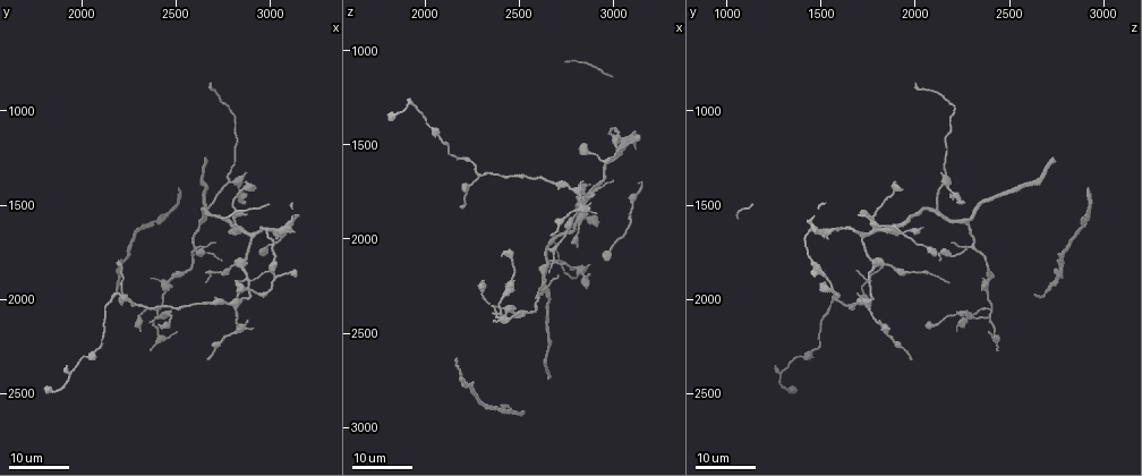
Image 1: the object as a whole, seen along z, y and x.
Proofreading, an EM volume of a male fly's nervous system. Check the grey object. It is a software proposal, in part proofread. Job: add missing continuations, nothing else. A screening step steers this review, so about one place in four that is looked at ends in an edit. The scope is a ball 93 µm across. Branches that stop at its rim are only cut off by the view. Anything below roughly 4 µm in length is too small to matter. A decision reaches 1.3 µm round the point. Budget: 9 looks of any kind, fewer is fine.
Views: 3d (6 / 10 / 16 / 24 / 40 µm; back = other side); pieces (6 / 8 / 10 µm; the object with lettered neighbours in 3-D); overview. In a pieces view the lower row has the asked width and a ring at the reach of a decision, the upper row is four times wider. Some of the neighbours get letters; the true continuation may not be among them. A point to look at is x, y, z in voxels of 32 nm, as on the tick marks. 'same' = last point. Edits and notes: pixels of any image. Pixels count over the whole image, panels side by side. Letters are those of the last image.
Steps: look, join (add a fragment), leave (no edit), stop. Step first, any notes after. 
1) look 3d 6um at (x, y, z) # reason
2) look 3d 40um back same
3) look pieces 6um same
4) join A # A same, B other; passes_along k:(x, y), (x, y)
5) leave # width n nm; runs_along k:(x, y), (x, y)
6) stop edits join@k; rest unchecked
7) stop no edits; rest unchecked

look 3d 16um at (2160, 1980, 2630) # free end

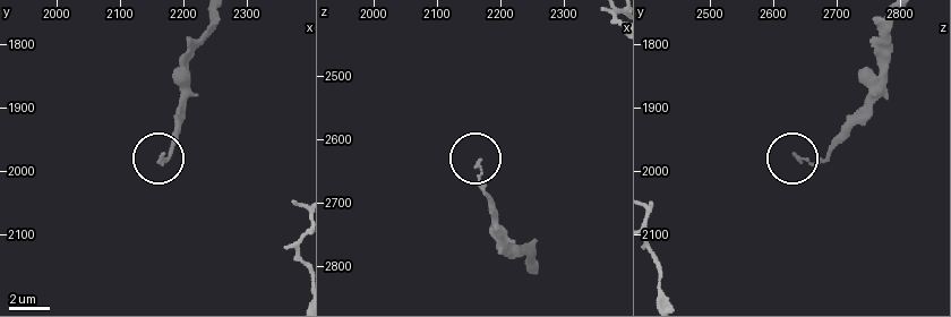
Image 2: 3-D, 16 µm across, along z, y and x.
look 3d 6um at (2160, 1980, 2640)

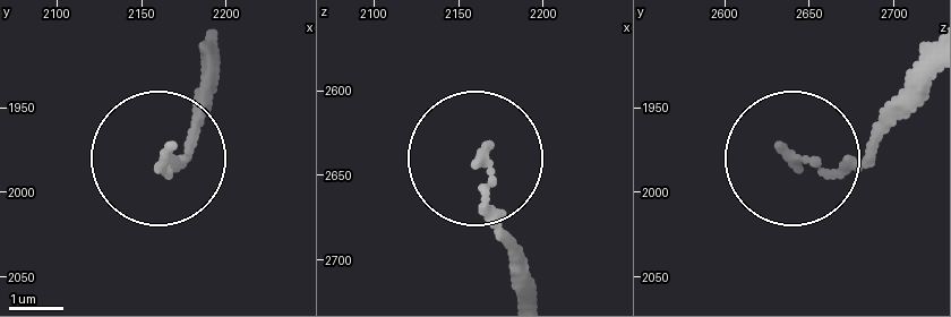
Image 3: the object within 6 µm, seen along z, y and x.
look pieces 6um at (2164, 1984, 2642) # what lies round it

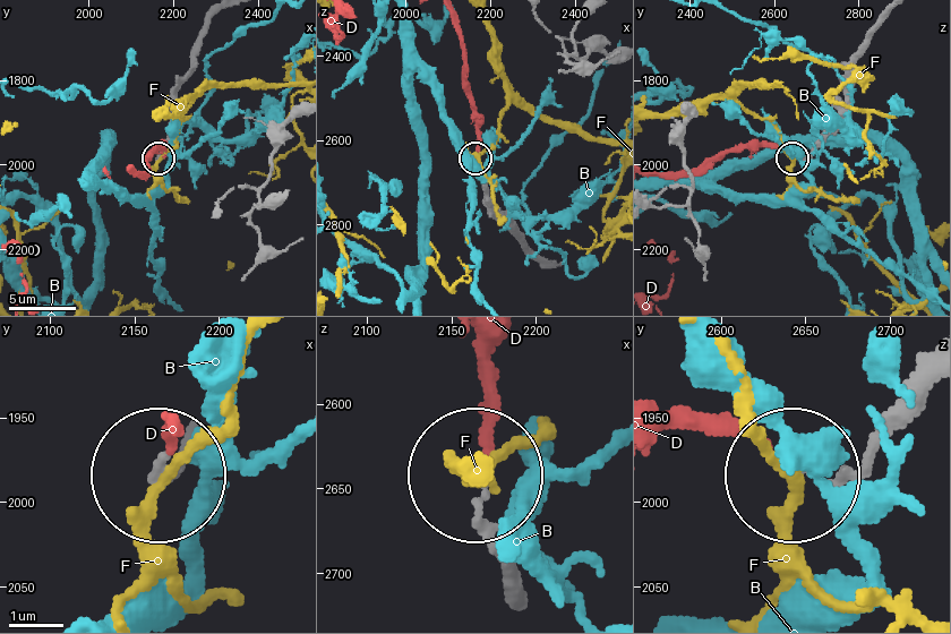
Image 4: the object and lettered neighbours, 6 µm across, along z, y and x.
join D # B other, D same, F other; the neuron continues

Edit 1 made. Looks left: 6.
look overview

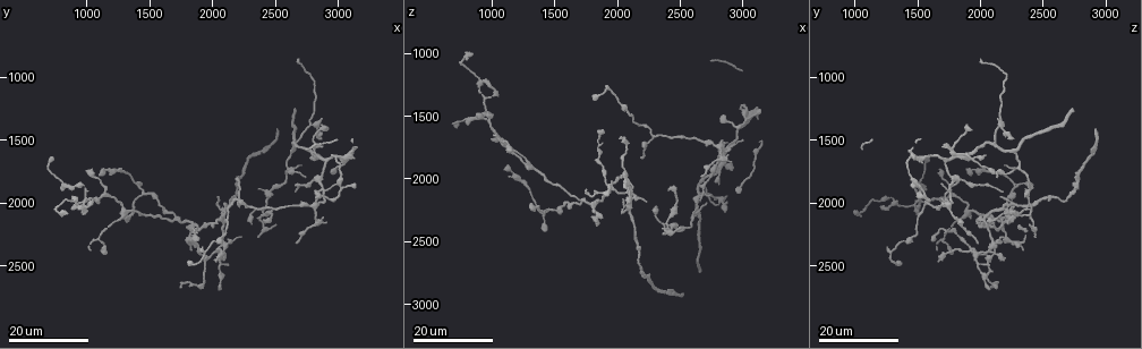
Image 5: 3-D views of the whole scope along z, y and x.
look 3d 16um at (2200, 1790, 1830) # branch stops here

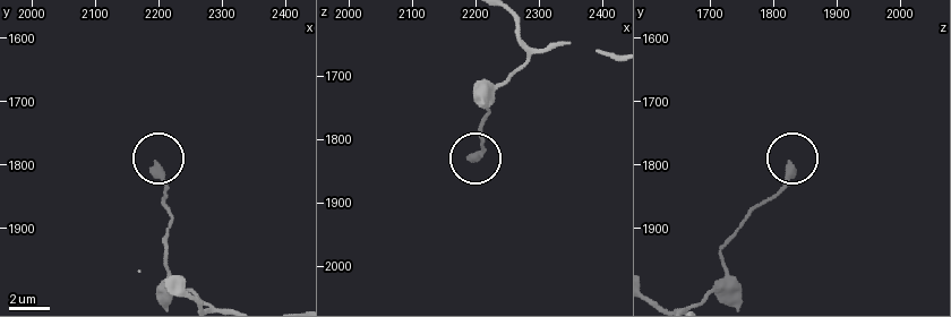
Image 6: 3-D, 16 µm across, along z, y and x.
look pieces 6um at (2195, 1800, 1825)

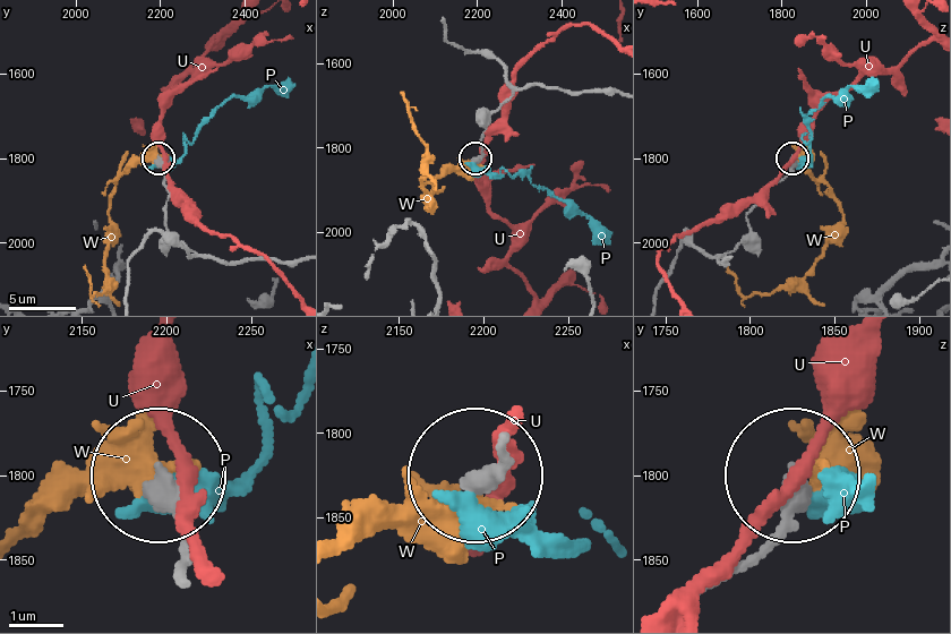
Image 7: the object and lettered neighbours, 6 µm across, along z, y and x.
leave # P other, U other, W other; runs_along 7:(685, 607), (767, 539), (789, 477); no lettered fragment goes on from it

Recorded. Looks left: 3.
look 3d 24um at (2800, 1620, 2030)

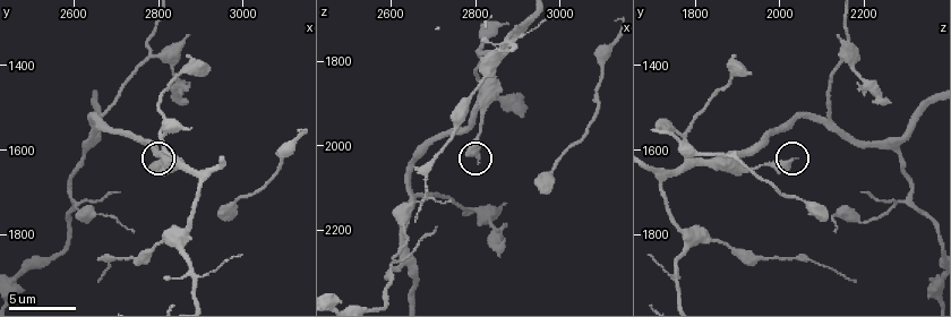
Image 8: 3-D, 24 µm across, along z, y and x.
look pieces 10um at (2805, 1625, 2040) # what lies round it

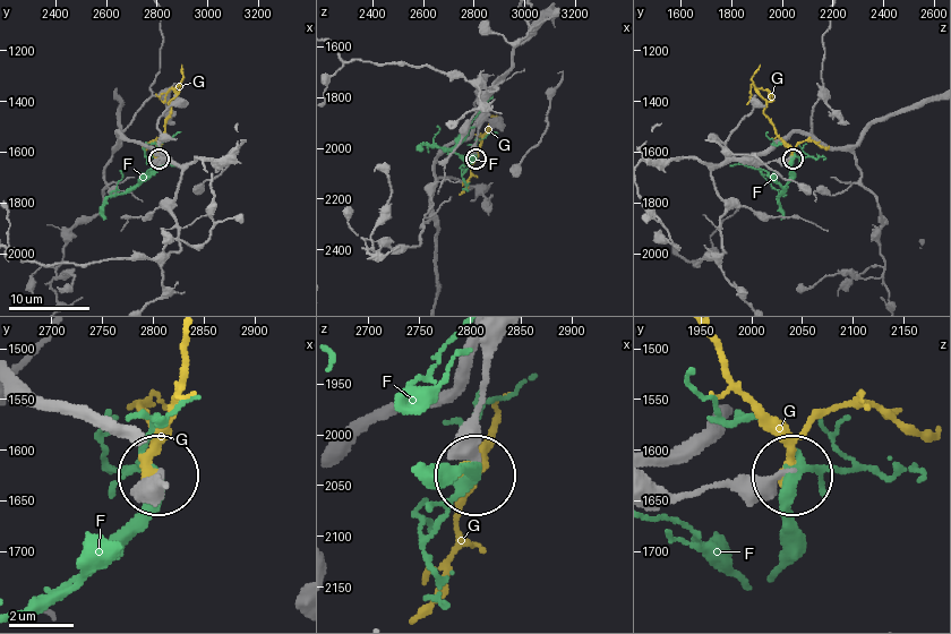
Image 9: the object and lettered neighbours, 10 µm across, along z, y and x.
leave # F other, G other; runs_along 9:(656, 480), (688, 496), (791, 472); none of them fits

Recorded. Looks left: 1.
look pieces 10um at (2965, 1765, 2105)

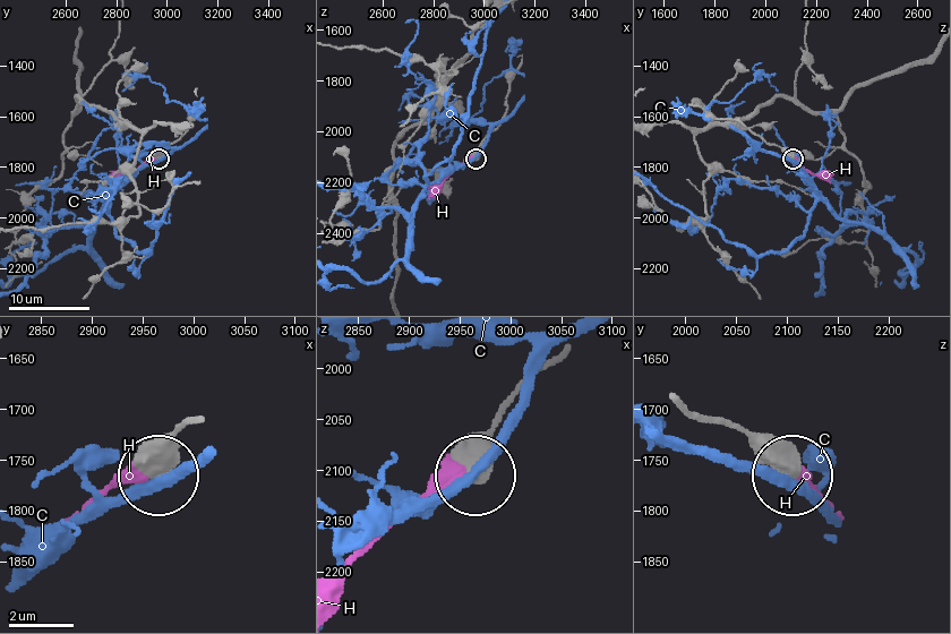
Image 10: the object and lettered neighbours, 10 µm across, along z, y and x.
join H # C other, H same; passes_along 10:(455, 468), (336, 582); it goes on there

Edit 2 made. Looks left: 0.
stop edits join@4, join@10; rest unchecked

